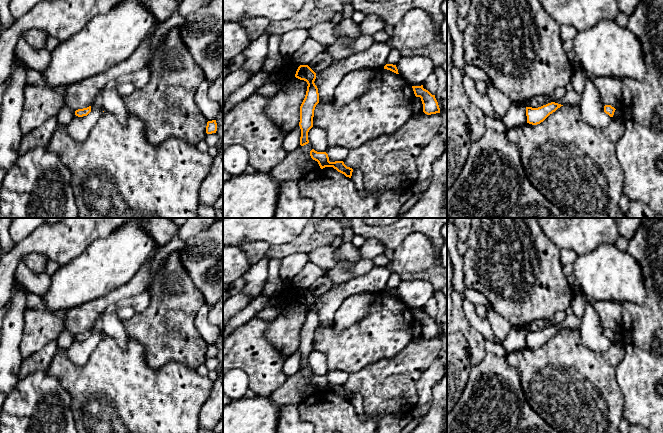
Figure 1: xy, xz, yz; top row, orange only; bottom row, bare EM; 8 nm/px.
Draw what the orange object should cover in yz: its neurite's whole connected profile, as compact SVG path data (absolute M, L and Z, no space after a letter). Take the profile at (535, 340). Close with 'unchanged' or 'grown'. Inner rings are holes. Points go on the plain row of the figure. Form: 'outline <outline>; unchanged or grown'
outline M551 326L538 332L526 331L527 347L537 349L560 332L561 328Z; unchanged

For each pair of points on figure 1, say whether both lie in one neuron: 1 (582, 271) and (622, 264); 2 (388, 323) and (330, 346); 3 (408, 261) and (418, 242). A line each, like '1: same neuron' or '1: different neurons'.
1: same neuron
2: same neuron
3: same neuron

